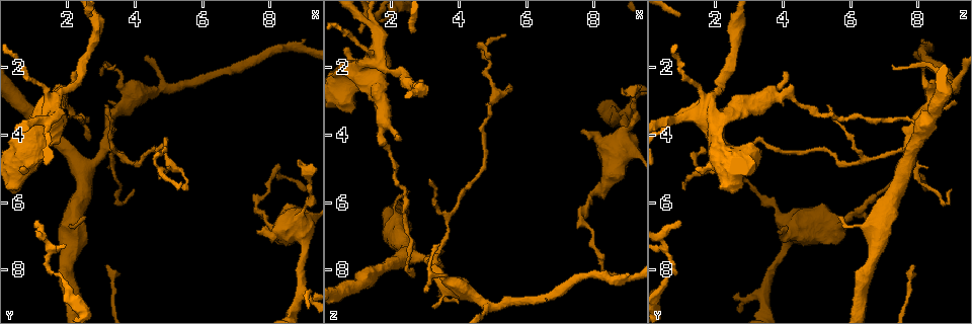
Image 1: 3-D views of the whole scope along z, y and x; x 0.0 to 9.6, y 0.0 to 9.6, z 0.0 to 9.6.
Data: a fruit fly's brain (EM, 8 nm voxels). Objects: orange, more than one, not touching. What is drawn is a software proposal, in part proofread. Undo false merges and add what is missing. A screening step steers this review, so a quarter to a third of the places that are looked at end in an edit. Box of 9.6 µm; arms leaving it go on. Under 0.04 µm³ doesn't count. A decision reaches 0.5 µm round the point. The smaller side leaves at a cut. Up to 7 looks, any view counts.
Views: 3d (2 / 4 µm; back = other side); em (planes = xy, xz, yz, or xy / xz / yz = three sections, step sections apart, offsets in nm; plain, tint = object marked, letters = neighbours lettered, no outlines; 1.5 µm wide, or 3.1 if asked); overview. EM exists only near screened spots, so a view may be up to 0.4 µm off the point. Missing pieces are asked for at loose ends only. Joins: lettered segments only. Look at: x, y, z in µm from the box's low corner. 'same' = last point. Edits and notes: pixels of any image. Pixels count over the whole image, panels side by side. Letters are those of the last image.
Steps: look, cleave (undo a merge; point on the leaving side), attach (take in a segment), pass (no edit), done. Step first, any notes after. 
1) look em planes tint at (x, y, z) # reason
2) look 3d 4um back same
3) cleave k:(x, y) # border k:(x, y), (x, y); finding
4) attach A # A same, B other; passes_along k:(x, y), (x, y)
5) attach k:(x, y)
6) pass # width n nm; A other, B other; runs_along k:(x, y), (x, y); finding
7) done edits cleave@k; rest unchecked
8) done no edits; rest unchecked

look 3d 2um at (1.45, 3.60, 0.75)

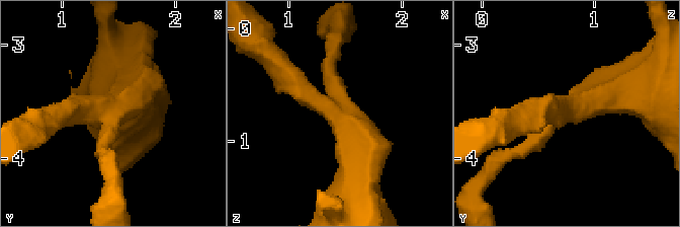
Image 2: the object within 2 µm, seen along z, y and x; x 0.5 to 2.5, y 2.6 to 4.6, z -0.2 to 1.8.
look em planes letters at (1.42, 3.58, 0.76)

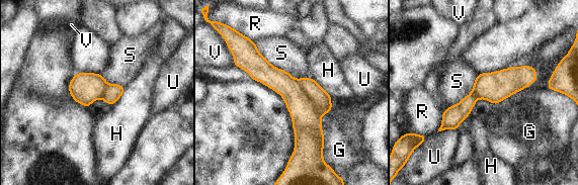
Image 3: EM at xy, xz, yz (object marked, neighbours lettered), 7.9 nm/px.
cleave 3:(322, 100) # G other, H other, R other, S other, U other, V other; arms 3; border 3:(299, 80), (316, 108), (322, 114); a second cell is stuck on

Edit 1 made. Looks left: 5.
look overview

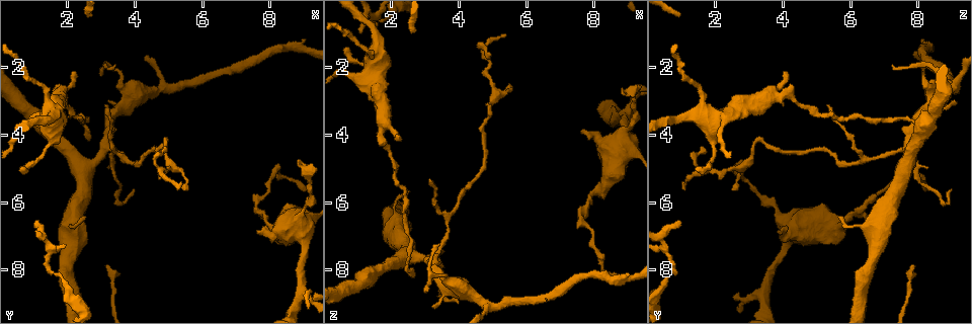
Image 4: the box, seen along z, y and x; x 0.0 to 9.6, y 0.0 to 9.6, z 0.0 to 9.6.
look 3d 2um at (2.50, 6.40, 5.75) # an open end

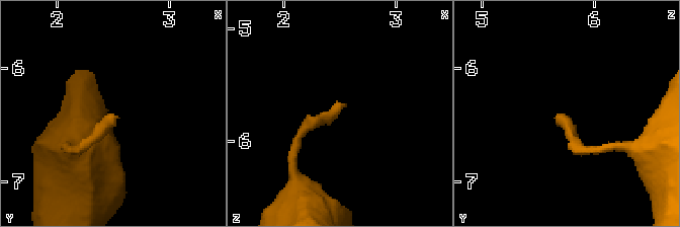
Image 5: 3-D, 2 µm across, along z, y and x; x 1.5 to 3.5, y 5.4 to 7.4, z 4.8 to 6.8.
look em xy step 4 tint at (2.52, 6.40, 5.68) # now the EM

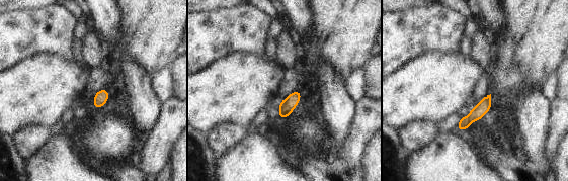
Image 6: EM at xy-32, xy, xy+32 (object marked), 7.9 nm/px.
look em planes letters same # cut it another way

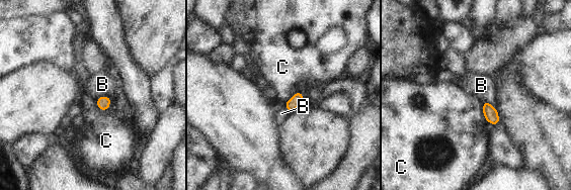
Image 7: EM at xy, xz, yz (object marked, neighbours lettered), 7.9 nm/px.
pass # B other, C other; border 7:(483, 101), (497, 111), (499, 118); none of them fits

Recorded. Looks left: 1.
done edits cleave@3; rest unchecked

